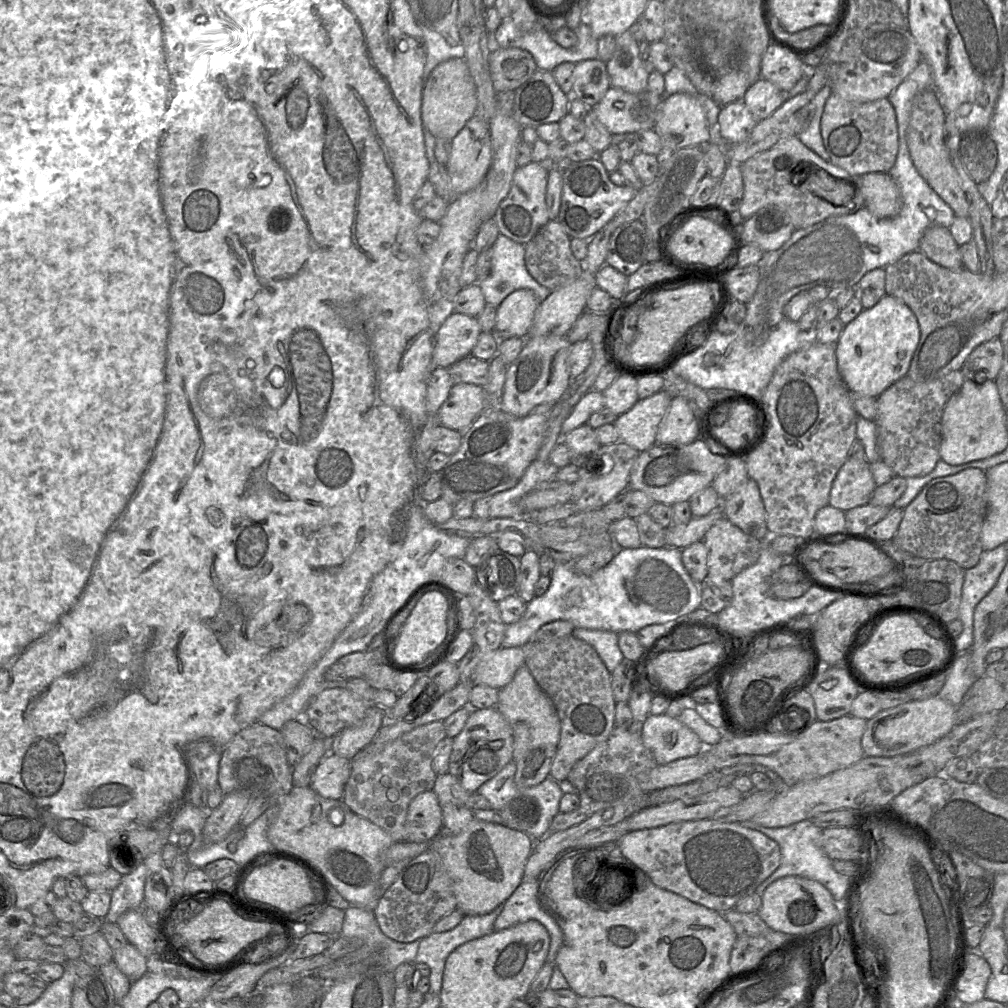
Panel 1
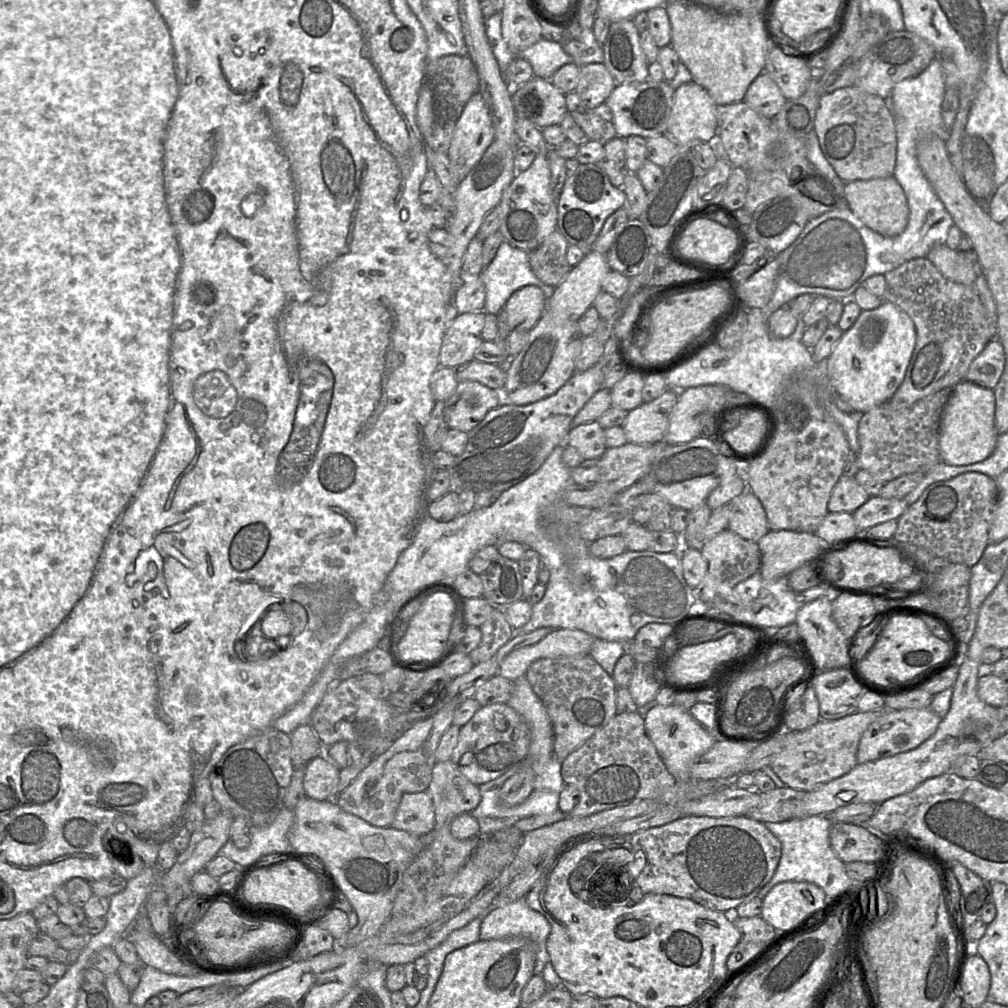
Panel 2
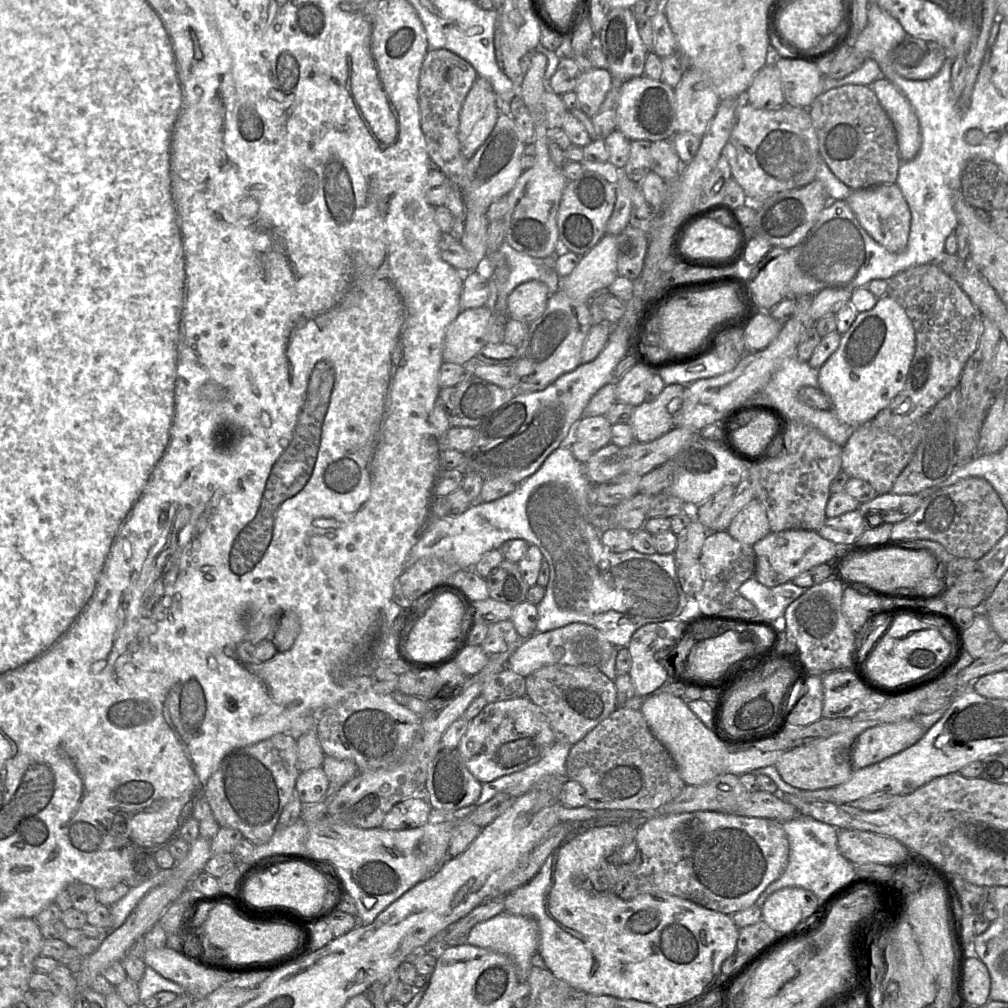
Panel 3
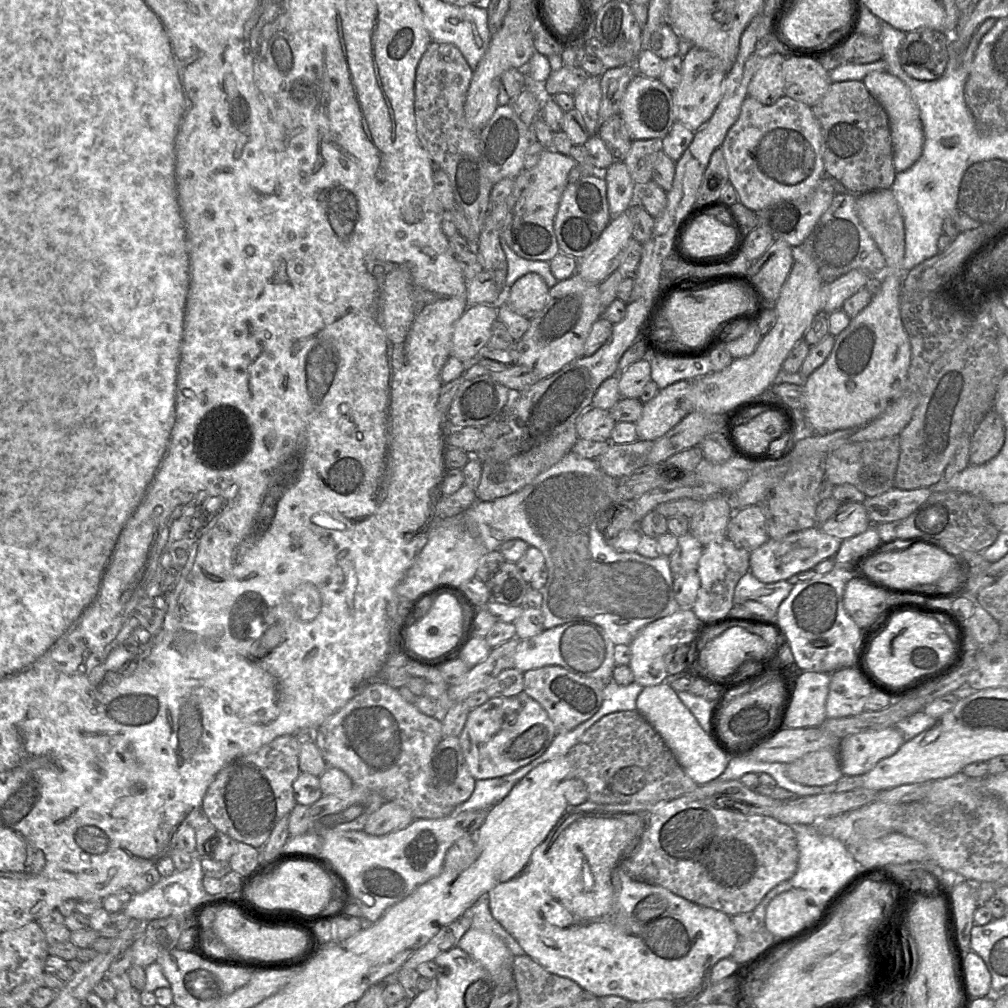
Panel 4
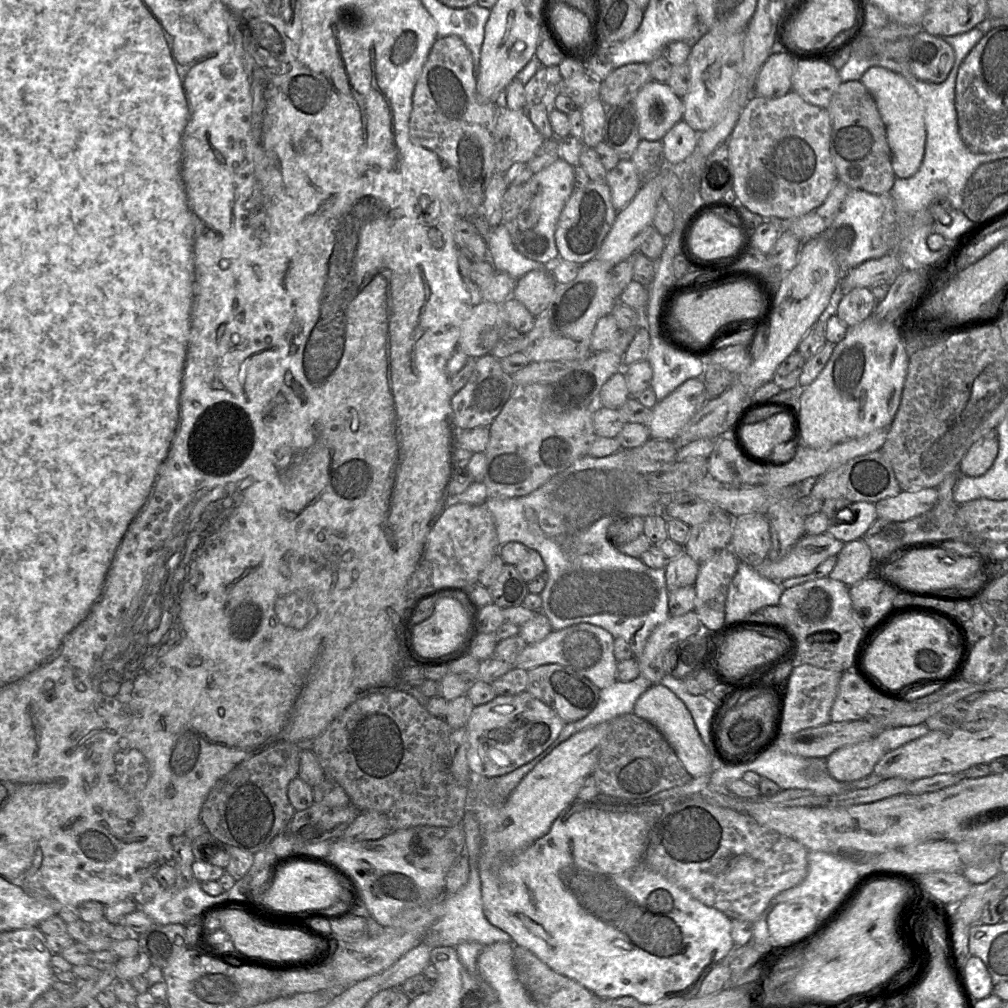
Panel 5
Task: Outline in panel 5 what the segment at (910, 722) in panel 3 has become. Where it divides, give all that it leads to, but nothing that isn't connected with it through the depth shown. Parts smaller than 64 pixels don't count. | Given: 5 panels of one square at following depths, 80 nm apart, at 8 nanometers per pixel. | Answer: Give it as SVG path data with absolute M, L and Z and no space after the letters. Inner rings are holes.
M876 738L868 739L856 744L844 746L826 758L828 773L840 782L851 782L864 778L873 773L877 762L886 754L885 748Z

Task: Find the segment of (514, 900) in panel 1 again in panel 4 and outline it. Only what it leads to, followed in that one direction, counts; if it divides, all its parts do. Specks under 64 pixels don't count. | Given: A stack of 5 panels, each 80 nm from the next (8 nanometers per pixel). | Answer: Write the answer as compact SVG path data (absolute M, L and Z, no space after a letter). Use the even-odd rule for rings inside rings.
M469 929L464 936L460 939L457 947L469 954L475 961L477 961L483 968L485 968L490 974L497 978L499 982L499 973L502 968L509 968L513 975L513 955L504 942L497 936L486 933L476 929Z

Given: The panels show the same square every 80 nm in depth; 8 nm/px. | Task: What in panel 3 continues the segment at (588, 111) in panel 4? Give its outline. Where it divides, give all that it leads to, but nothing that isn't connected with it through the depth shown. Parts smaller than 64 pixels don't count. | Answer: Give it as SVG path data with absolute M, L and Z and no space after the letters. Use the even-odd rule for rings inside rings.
M592 68L584 71L575 89L579 109L588 117L593 117L603 103L612 85L613 77L608 69Z

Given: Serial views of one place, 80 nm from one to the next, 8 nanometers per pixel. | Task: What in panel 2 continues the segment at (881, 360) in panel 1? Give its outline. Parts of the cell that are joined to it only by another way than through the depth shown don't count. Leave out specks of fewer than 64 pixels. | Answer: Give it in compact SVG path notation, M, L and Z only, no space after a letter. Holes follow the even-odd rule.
M883 301L876 309L862 311L826 360L836 395L859 414L888 401L904 380L916 338L914 322L894 303Z

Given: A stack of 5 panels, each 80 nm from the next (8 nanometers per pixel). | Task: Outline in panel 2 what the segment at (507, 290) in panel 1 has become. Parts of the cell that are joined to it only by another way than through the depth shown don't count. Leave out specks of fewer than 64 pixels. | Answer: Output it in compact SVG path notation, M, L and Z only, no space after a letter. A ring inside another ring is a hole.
M506 240L501 242L496 255L483 268L480 278L486 292L484 310L496 315L502 311L511 294L523 286L538 286L547 299L555 290L534 275L529 264L529 252L514 247Z

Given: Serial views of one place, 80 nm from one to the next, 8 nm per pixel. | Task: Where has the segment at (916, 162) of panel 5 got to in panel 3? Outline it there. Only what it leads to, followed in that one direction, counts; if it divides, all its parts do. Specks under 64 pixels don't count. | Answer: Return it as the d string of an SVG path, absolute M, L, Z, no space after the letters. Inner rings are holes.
M883 76L876 79L870 87L894 125L900 160L913 159L920 151L922 137L919 120L912 105L904 94Z

